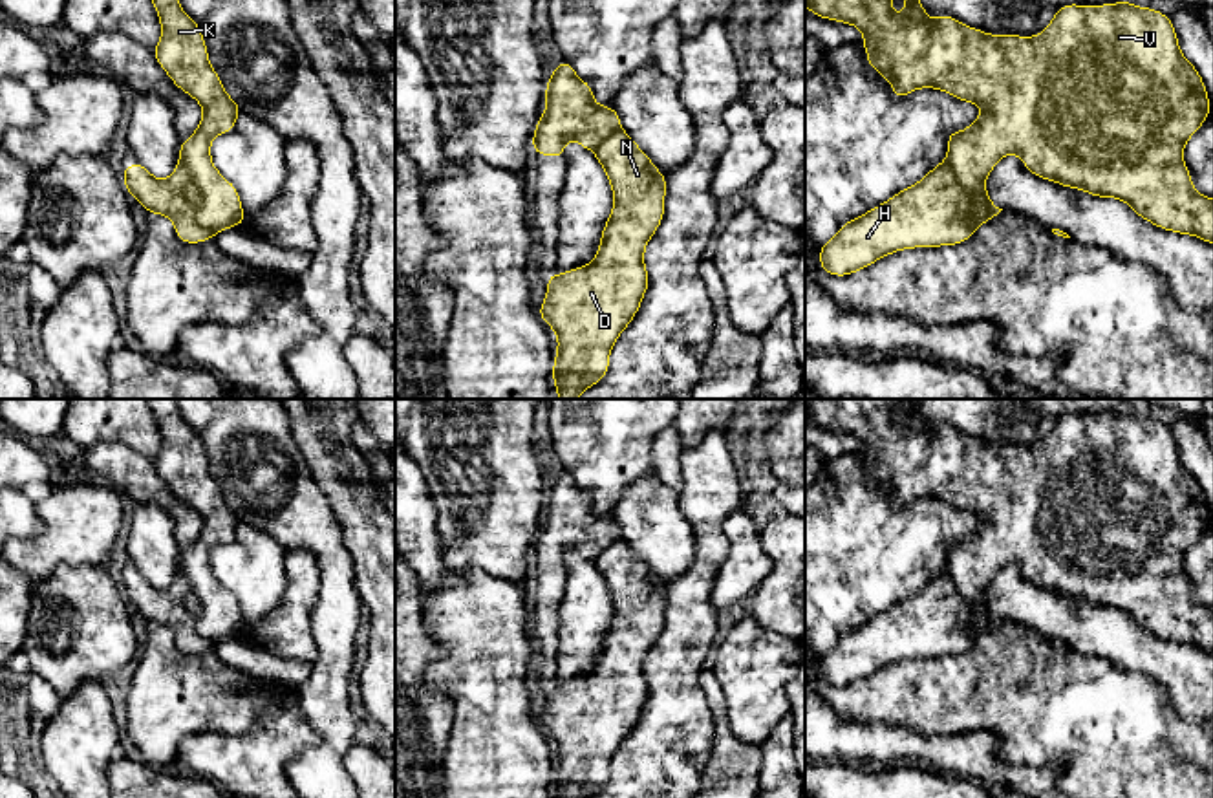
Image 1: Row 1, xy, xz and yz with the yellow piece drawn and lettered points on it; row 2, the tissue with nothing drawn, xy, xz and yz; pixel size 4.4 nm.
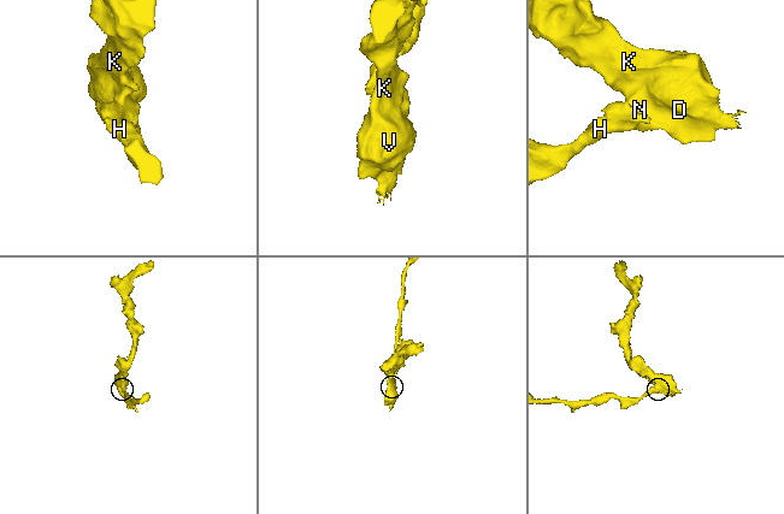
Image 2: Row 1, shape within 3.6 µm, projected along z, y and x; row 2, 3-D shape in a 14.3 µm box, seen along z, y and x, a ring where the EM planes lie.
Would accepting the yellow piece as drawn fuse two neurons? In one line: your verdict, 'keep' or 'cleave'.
cleave

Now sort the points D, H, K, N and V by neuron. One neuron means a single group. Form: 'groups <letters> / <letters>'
groups D K N V / H

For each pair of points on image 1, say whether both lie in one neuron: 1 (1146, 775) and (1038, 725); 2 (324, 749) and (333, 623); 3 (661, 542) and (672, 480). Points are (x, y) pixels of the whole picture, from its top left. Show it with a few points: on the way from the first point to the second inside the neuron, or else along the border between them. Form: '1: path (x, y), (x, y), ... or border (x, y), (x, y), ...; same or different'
1: path (1118, 747), (1096, 725), (1065, 725); same
2: path (330, 718), (333, 654); same
3: border (652, 474), (677, 493); different

